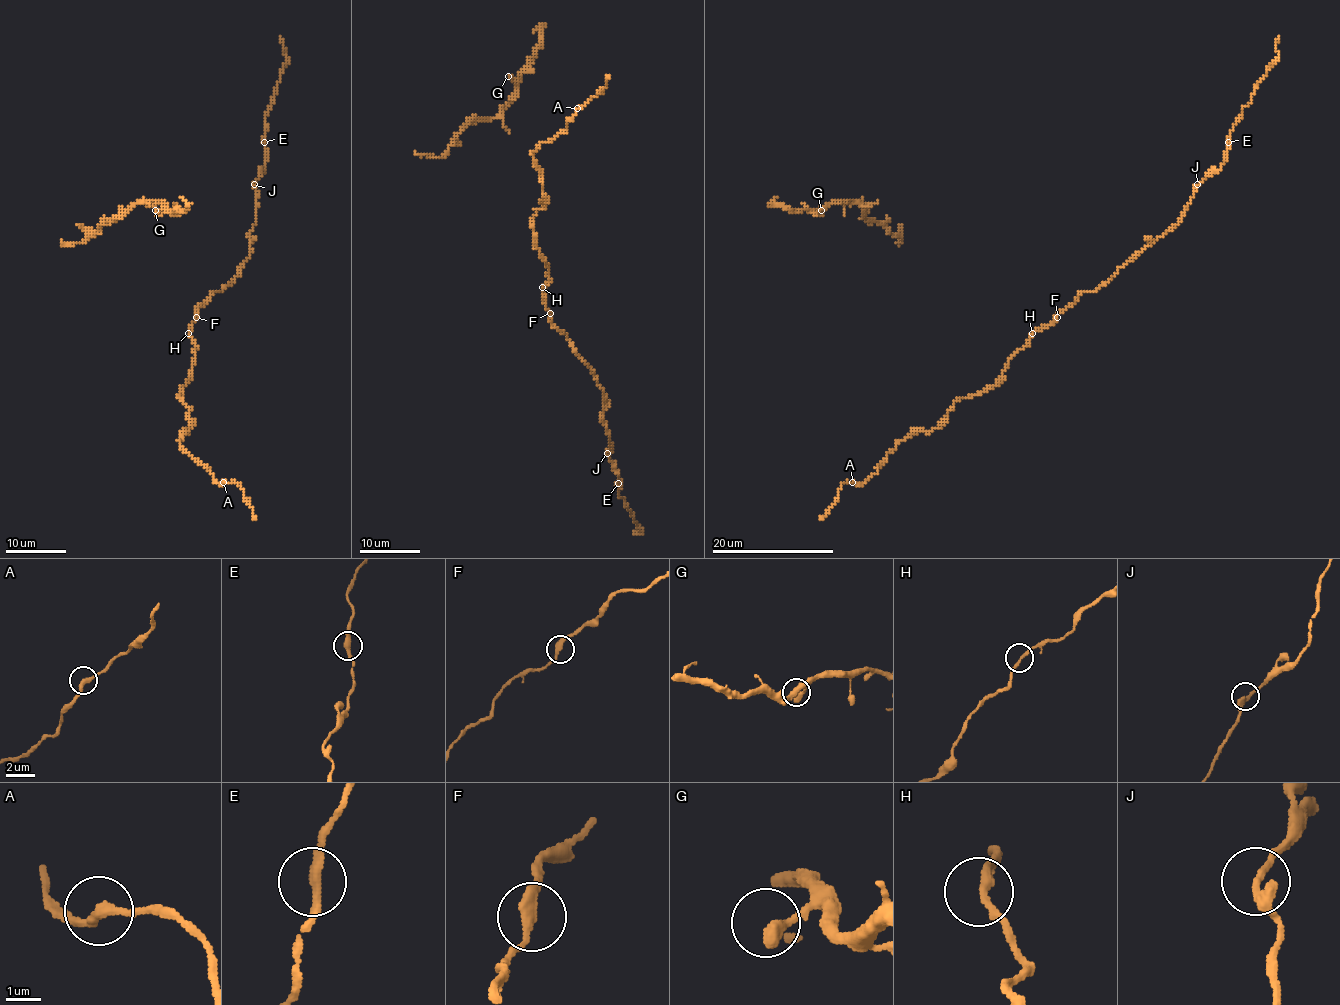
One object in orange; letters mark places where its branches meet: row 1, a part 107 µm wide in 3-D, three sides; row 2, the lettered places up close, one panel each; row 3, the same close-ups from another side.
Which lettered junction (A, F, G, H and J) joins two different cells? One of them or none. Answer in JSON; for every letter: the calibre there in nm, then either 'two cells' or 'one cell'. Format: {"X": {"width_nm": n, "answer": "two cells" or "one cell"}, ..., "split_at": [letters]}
{"A": {"width_nm": 280, "answer": "one cell"}, "F": {"width_nm": 320, "answer": "one cell"}, "G": {"width_nm": 440, "answer": "one cell"}, "H": {"width_nm": 220, "answer": "one cell"}, "J": {"width_nm": 320, "answer": "one cell"}, "split_at": []}

